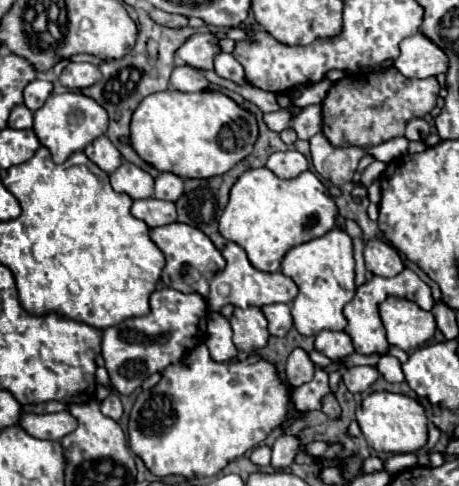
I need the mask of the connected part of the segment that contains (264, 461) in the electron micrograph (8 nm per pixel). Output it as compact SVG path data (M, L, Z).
M265 444L257 446L251 454L251 462L257 464L257 466L269 466L271 464L271 448L265 446Z

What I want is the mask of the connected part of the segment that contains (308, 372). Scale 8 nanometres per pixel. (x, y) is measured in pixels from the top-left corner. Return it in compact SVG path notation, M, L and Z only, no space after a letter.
M295 348L289 358L287 358L287 364L285 364L285 372L287 372L287 382L297 388L305 382L309 382L313 378L313 372L315 372L315 364L311 362L309 354L303 350L303 348Z

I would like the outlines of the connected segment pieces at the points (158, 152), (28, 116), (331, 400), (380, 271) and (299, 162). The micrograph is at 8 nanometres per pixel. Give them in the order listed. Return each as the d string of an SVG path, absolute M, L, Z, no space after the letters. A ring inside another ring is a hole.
M167 88L163 92L155 92L143 98L131 118L131 146L135 148L135 152L157 170L173 172L181 178L211 178L225 174L237 162L251 154L257 138L259 124L255 114L249 112L247 108L241 108L235 100L217 90L189 94L175 88Z
M19 104L11 110L11 116L9 116L9 128L31 128L33 126L33 112L25 106L25 104Z
M329 392L327 396L323 396L323 400L321 400L321 410L323 410L325 414L329 414L331 418L337 418L337 416L339 416L341 410L339 410L339 404L337 404L333 392Z
M371 238L365 244L365 266L375 276L387 276L387 278L397 276L405 268L399 252L379 238Z
M287 150L287 152L273 152L267 160L267 168L279 176L279 178L295 178L301 172L305 172L309 168L307 158L297 152L297 150Z

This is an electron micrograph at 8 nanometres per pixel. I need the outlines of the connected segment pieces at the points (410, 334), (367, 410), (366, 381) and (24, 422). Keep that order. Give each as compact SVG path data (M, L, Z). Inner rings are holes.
M387 296L379 304L379 314L387 332L387 342L401 350L413 350L425 344L437 328L431 312L397 296Z
M371 392L363 398L357 408L357 422L361 426L363 436L377 452L401 454L401 452L417 452L427 444L427 414L423 406L405 394L393 392Z
M353 366L343 374L343 380L349 392L365 392L377 378L379 378L379 372L373 366Z
M71 412L55 414L23 414L19 422L31 436L43 440L61 440L65 434L77 428L75 416Z

